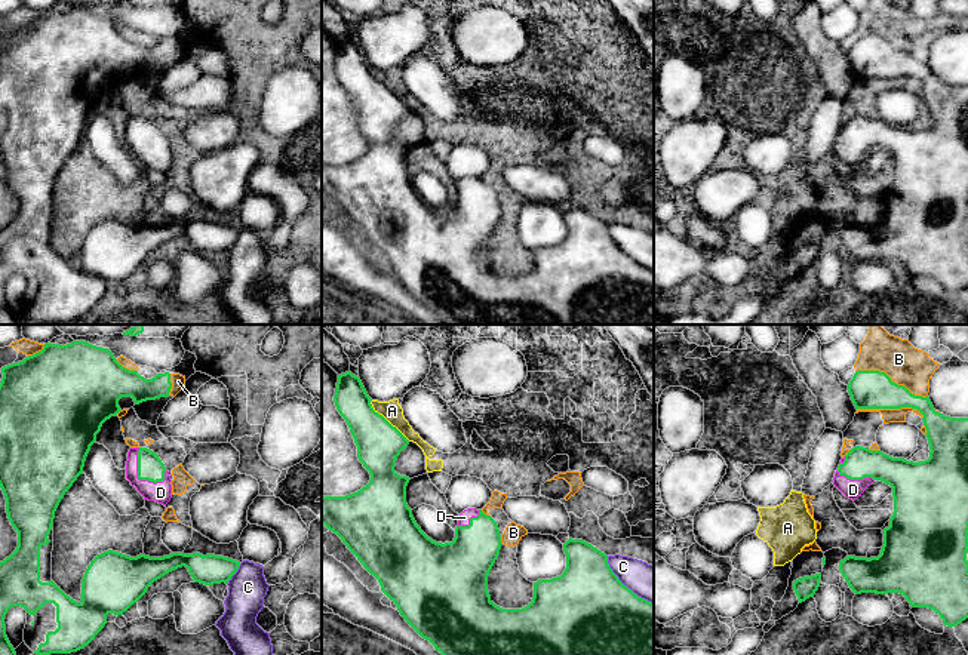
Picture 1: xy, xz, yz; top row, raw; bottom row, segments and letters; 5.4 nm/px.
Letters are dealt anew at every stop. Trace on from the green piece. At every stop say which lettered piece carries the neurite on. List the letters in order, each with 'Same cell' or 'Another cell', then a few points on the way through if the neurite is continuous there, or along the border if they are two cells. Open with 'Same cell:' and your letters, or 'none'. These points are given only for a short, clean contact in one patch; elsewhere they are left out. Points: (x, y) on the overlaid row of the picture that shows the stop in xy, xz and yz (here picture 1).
Same cell: D
A: Another cell
B: Another cell
C: Another cell
D: Same cell

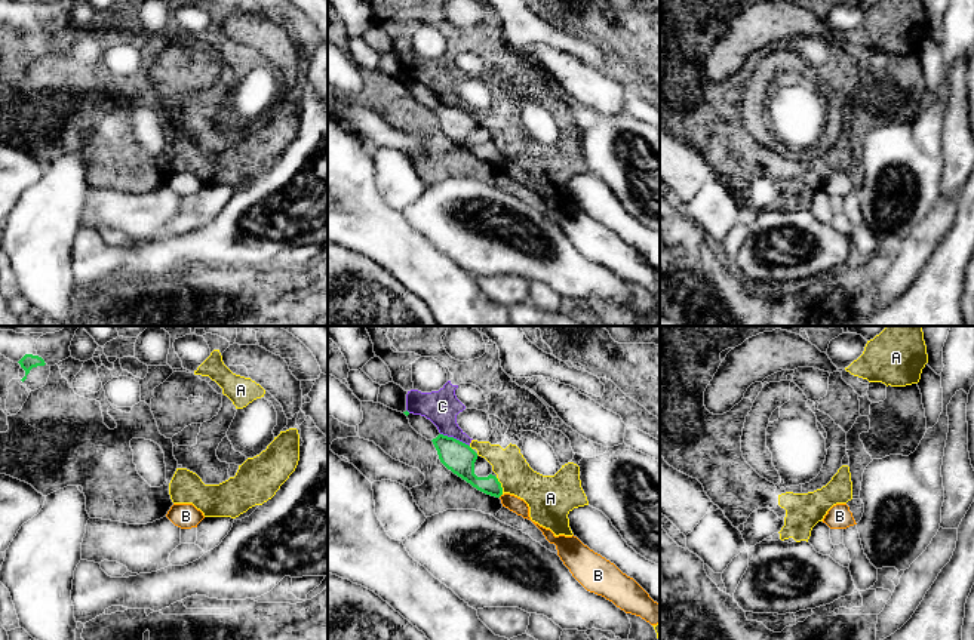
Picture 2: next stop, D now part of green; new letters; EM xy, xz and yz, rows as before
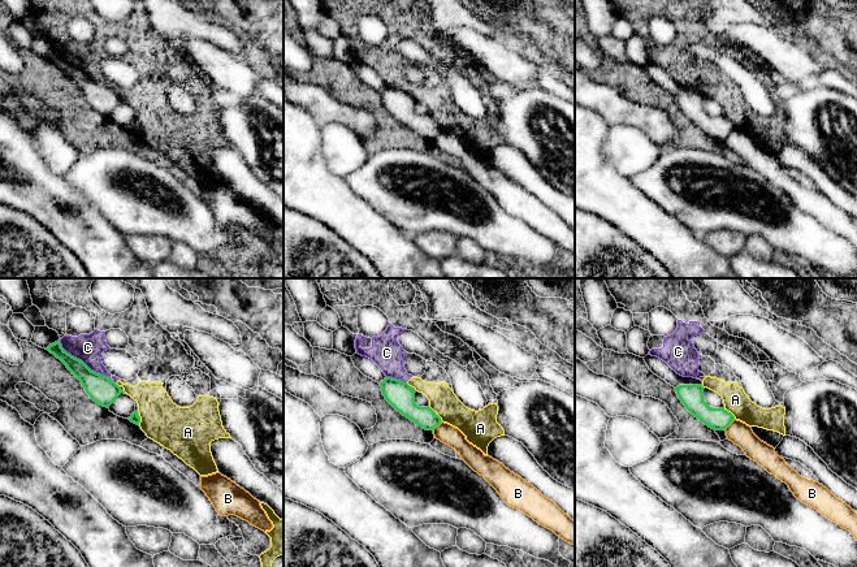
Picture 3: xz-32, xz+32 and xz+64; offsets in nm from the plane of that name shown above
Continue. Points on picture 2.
Same cell: none
A: Another cell. Boundary: xz (495, 477), (503, 494)
B: Another cell. Boundary: xz (501, 494), (498, 497)
C: Another cell. Boundary: xz (441, 433), (455, 437), (469, 446)

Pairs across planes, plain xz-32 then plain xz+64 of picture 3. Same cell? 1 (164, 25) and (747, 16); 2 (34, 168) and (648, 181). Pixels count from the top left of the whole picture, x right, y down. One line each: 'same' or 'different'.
1: same
2: different

